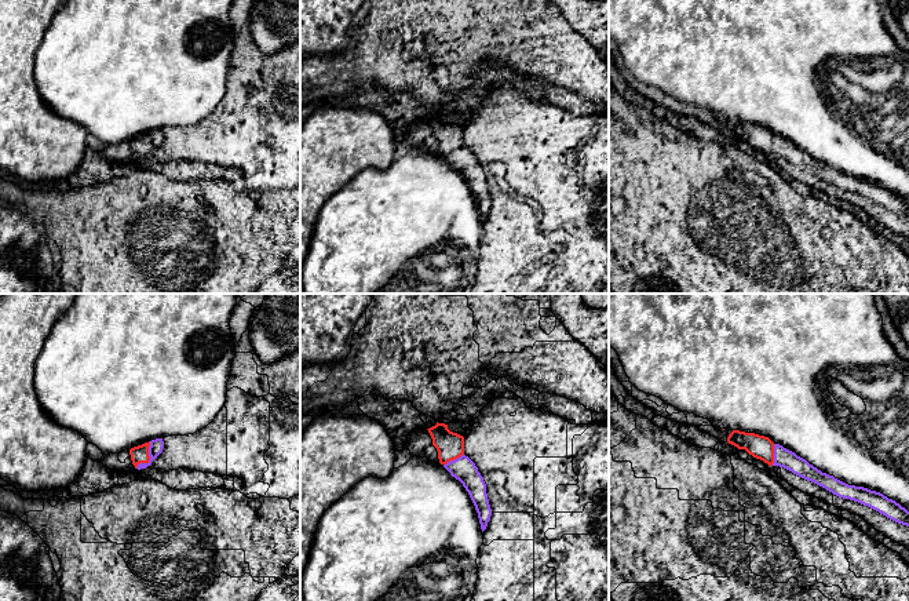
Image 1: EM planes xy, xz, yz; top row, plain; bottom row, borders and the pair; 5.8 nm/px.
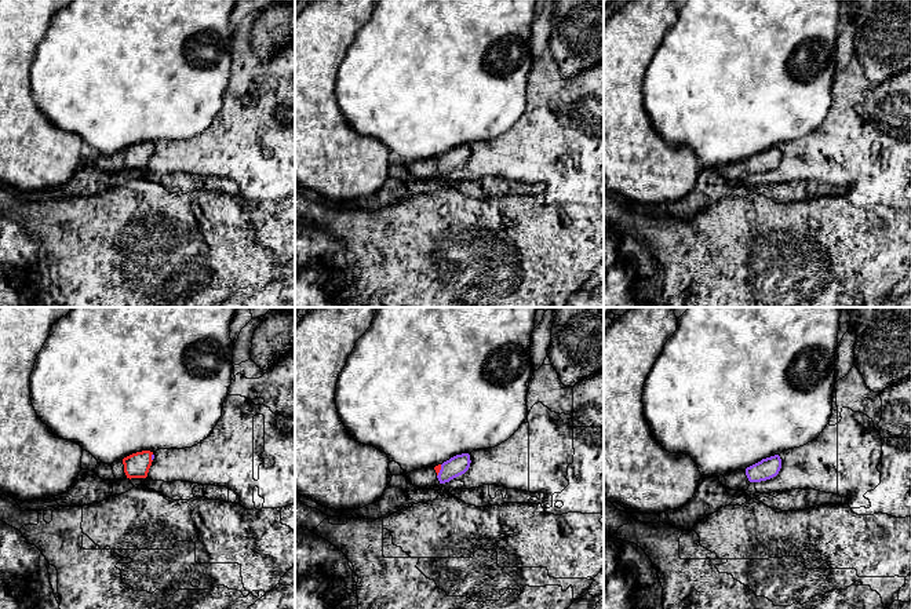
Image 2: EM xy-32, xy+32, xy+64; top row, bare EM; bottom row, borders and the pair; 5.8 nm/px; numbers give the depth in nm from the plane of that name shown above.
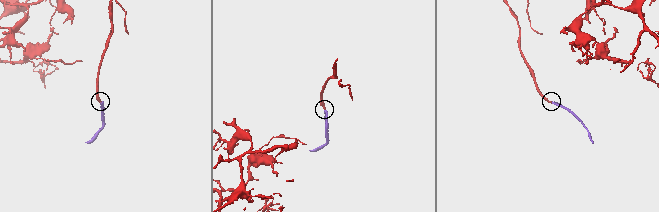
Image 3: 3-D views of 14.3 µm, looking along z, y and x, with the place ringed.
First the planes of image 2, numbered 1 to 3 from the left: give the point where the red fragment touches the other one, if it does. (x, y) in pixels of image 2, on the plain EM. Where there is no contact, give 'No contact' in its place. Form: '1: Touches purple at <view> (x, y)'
1: Touches purple at xy-32 (152, 149)
2: Touches purple at xy+32 (440, 161)
3: No contact

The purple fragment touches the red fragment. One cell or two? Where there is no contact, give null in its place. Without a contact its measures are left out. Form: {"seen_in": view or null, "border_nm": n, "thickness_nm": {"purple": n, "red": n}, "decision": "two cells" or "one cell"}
{"seen_in": "xy", "border_nm": 180, "thickness_nm": {"purple": 80, "red": 100}, "decision": "one cell"}

